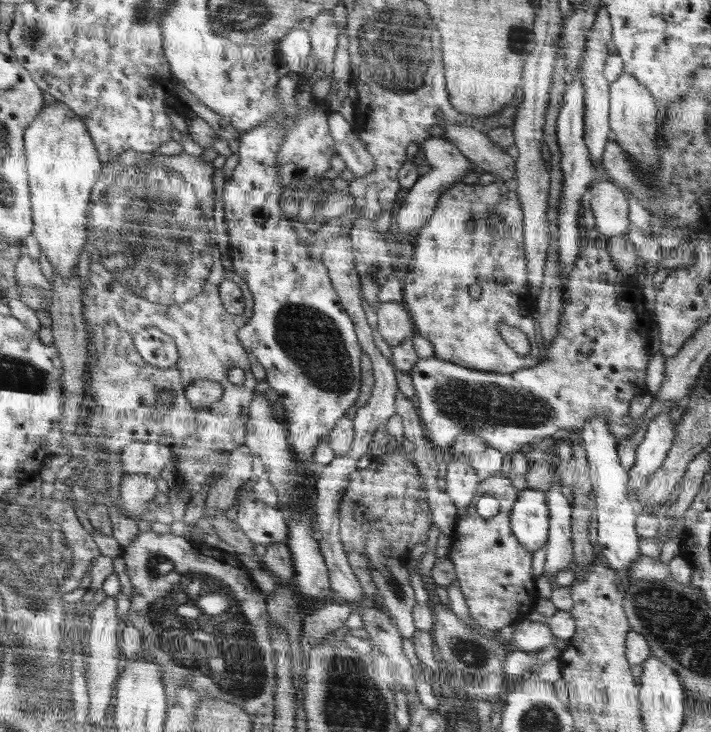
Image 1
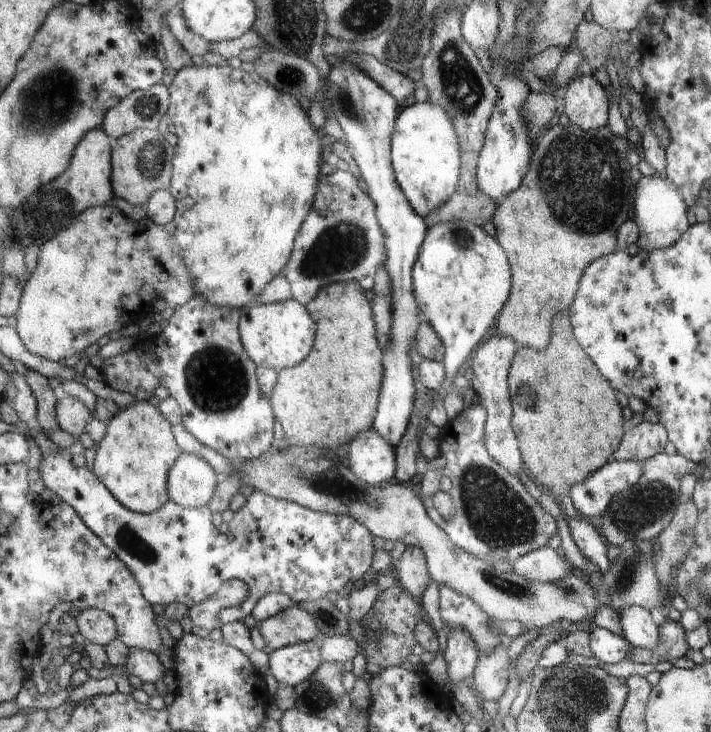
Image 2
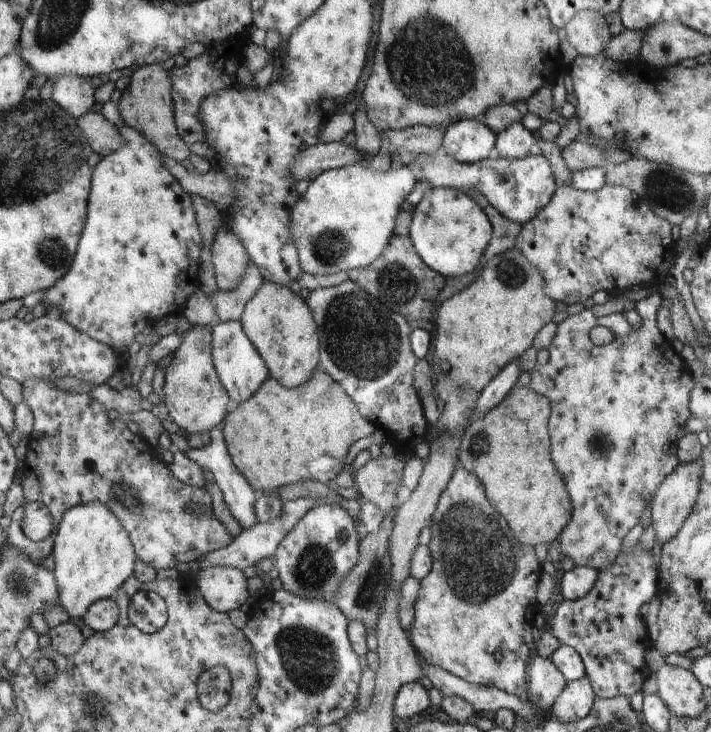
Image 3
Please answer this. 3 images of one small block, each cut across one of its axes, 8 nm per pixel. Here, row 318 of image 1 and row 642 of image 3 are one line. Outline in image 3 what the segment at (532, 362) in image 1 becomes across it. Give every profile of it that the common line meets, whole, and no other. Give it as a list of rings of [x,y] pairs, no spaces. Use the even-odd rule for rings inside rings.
[[[460,466],[441,495],[429,527],[432,539],[428,547],[433,565],[420,581],[414,624],[410,628],[410,636],[418,654],[424,662],[443,668],[472,684],[491,685],[523,701],[528,700],[526,666],[534,642],[532,622],[540,612],[534,612],[535,606],[532,604],[539,602],[537,588],[540,580],[540,564],[536,560],[534,548],[518,544],[502,514],[488,502],[480,480]],[[498,650],[502,650],[499,661],[494,656]]]

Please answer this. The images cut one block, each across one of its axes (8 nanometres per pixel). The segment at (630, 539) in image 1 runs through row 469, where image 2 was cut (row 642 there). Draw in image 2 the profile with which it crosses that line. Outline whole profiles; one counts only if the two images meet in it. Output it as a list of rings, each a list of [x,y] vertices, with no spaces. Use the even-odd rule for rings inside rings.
[[[593,626],[589,633],[589,648],[601,665],[619,663],[628,657],[624,639],[608,630]]]

